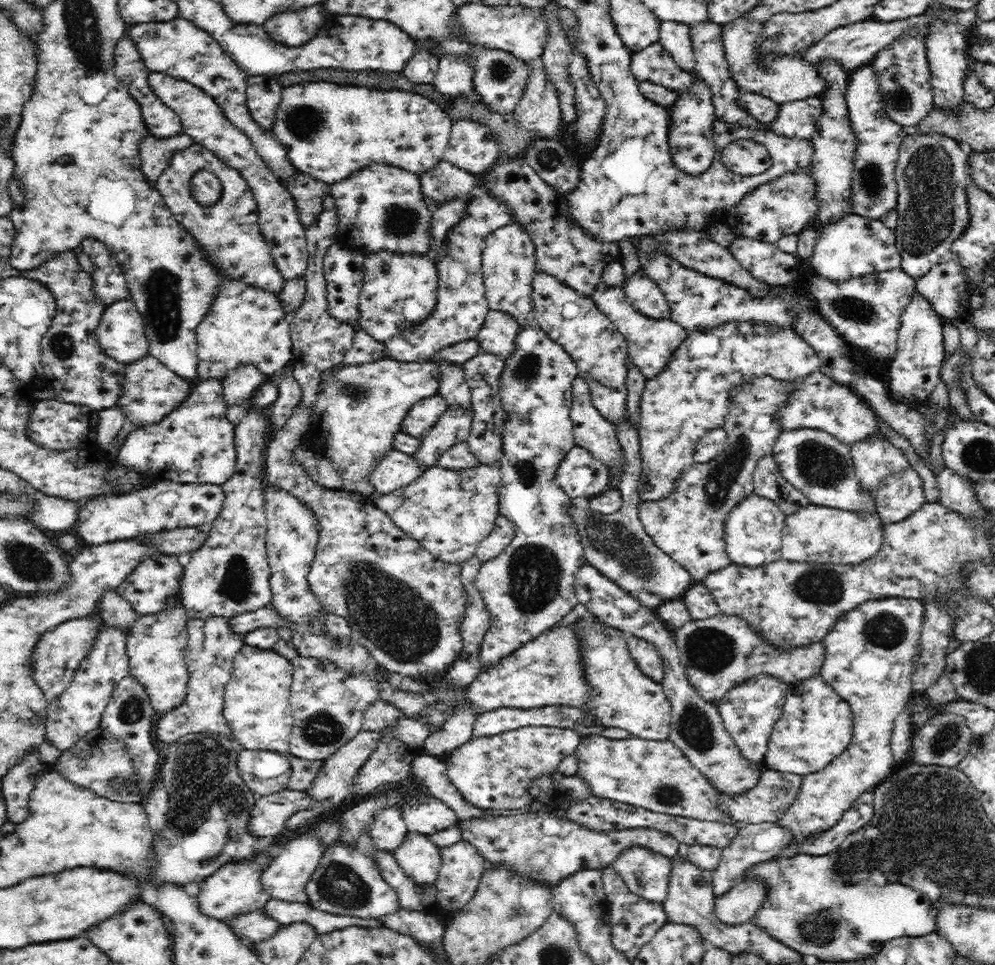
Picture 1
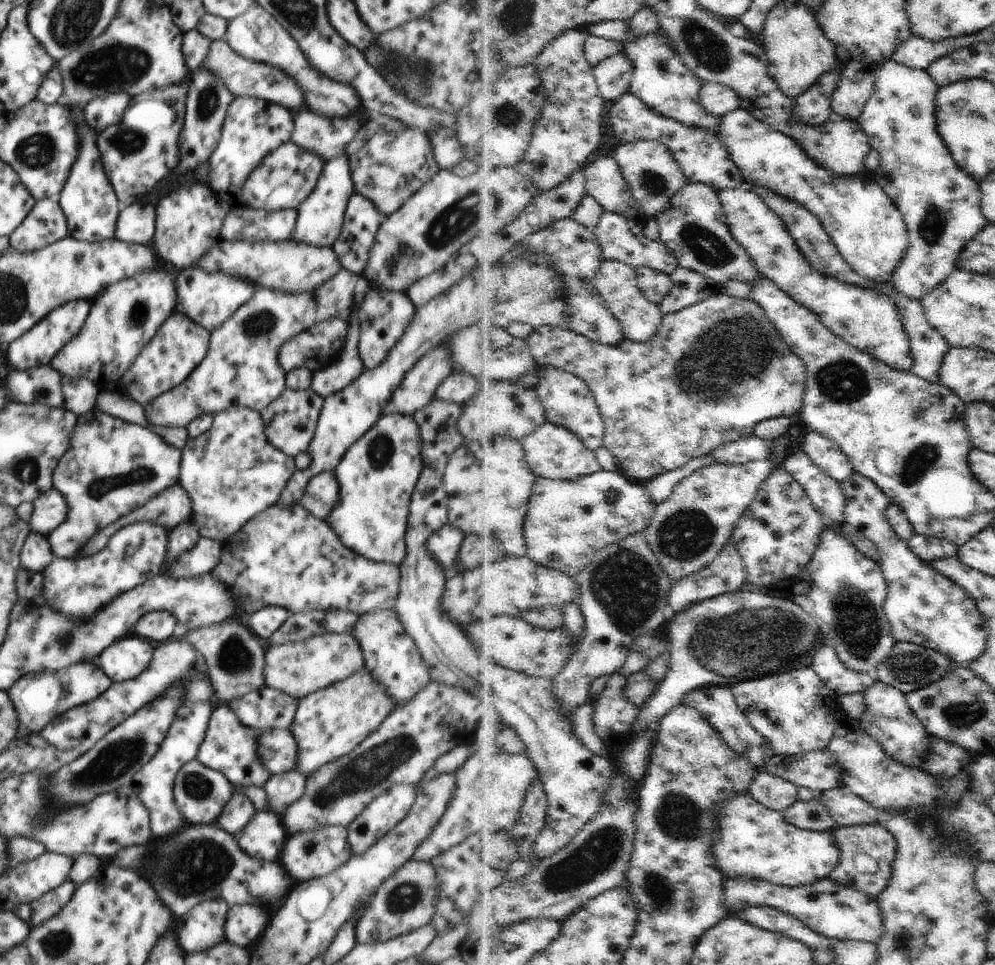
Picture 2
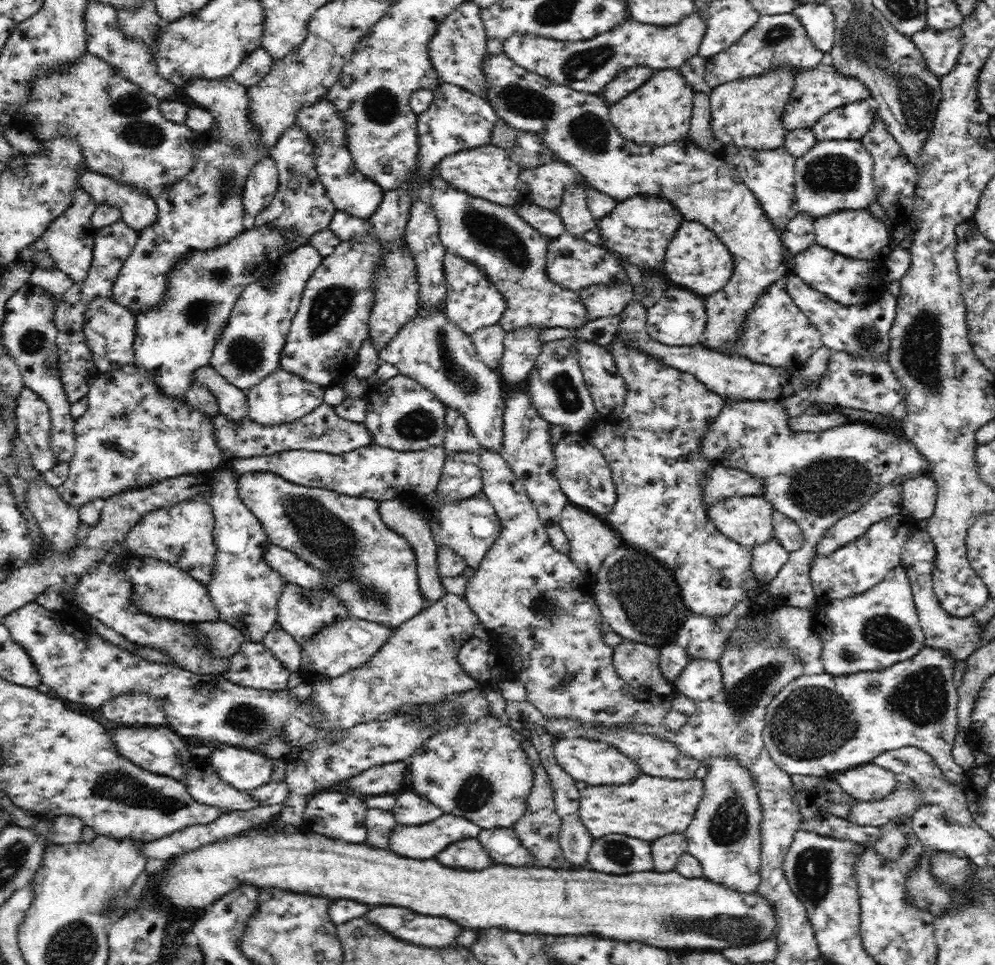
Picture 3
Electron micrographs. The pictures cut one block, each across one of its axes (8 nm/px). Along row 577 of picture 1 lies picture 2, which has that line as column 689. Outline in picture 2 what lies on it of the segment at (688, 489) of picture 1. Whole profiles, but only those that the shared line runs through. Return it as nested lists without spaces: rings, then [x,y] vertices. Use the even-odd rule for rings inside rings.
[[[704,687],[692,691],[687,694],[684,703],[688,706],[696,706],[704,714],[704,718],[708,718],[712,726],[716,726],[724,734],[724,740],[728,742],[728,746],[732,746],[734,750],[739,751],[742,756],[747,756],[760,767],[766,766],[777,755],[775,748],[771,745],[771,740],[752,724],[748,715],[743,711],[731,687]]]

